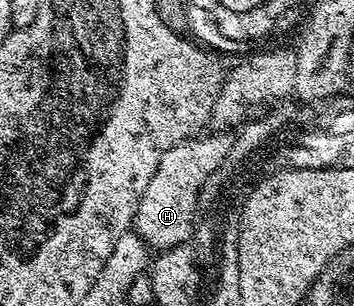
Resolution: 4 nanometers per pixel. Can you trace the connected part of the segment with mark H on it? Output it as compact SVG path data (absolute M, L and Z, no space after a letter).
M229 135L201 136L183 140L172 150L168 150L164 158L160 158L160 166L156 166L156 174L152 174L152 182L148 182L148 190L144 190L138 203L133 231L137 232L147 249L155 253L166 252L191 239L189 236L194 232L198 211L198 192L205 180L225 162L229 153Z

